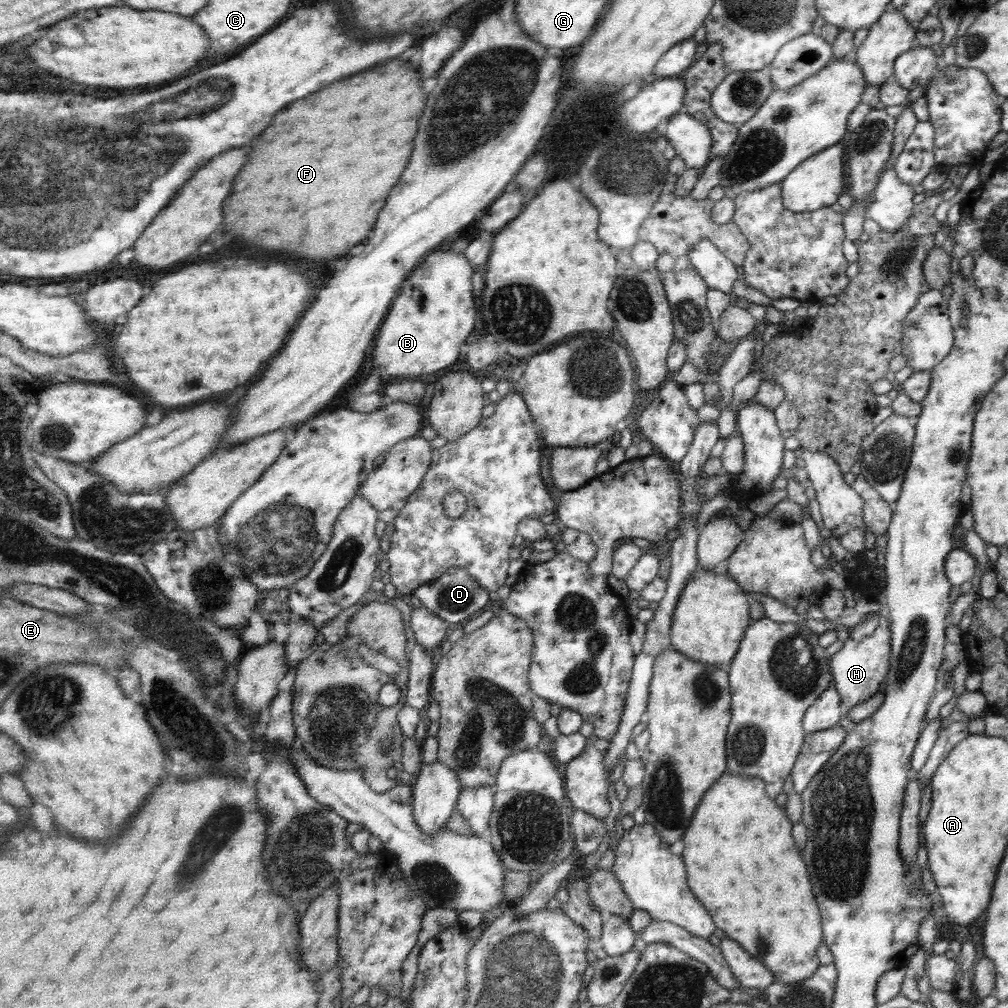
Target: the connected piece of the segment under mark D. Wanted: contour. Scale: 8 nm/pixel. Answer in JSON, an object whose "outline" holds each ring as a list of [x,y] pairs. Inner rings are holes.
{"outline":[[[462,567],[450,568],[440,579],[420,585],[414,594],[421,600],[425,608],[440,616],[444,621],[454,624],[464,622],[464,620],[470,621],[473,617],[479,616],[490,604],[490,599],[495,598],[490,590],[480,586],[480,582],[473,574],[470,574],[470,571]]]}

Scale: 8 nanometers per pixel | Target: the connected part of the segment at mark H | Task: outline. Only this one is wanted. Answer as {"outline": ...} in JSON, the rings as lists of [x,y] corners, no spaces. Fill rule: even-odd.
{"outline":[[[882,616],[878,618],[878,627],[870,636],[864,636],[860,642],[849,637],[842,649],[830,657],[829,670],[833,679],[832,686],[838,691],[844,709],[850,710],[878,692],[888,675],[890,657],[891,631],[888,621]]]}

